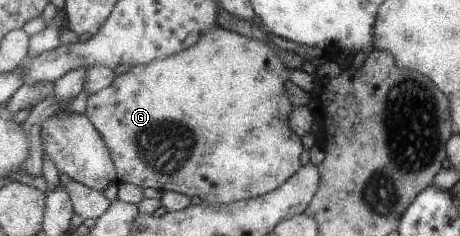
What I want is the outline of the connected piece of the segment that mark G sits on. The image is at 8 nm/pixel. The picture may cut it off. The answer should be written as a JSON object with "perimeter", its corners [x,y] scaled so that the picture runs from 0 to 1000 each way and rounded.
{"perimeter":[[[480,114],[467,119],[467,127],[454,127],[450,144],[441,144],[420,195],[411,195],[393,220],[328,258],[324,271],[287,280],[274,309],[248,326],[248,343],[233,373],[191,407],[185,492],[202,521],[207,551],[222,572],[224,602],[230,606],[239,665],[246,674],[257,767],[293,780],[309,801],[337,797],[350,818],[376,809],[413,839],[428,831],[450,864],[489,864],[580,822],[641,737],[654,703],[650,695],[652,576],[641,576],[624,517],[624,492],[628,492],[637,441],[628,432],[628,407],[620,398],[620,373],[615,373],[615,356],[620,356],[617,275],[602,254],[602,237],[593,229],[593,212],[585,195],[589,195],[585,178],[576,195],[567,169],[541,169],[539,157],[520,153],[511,131],[496,131]]]}

